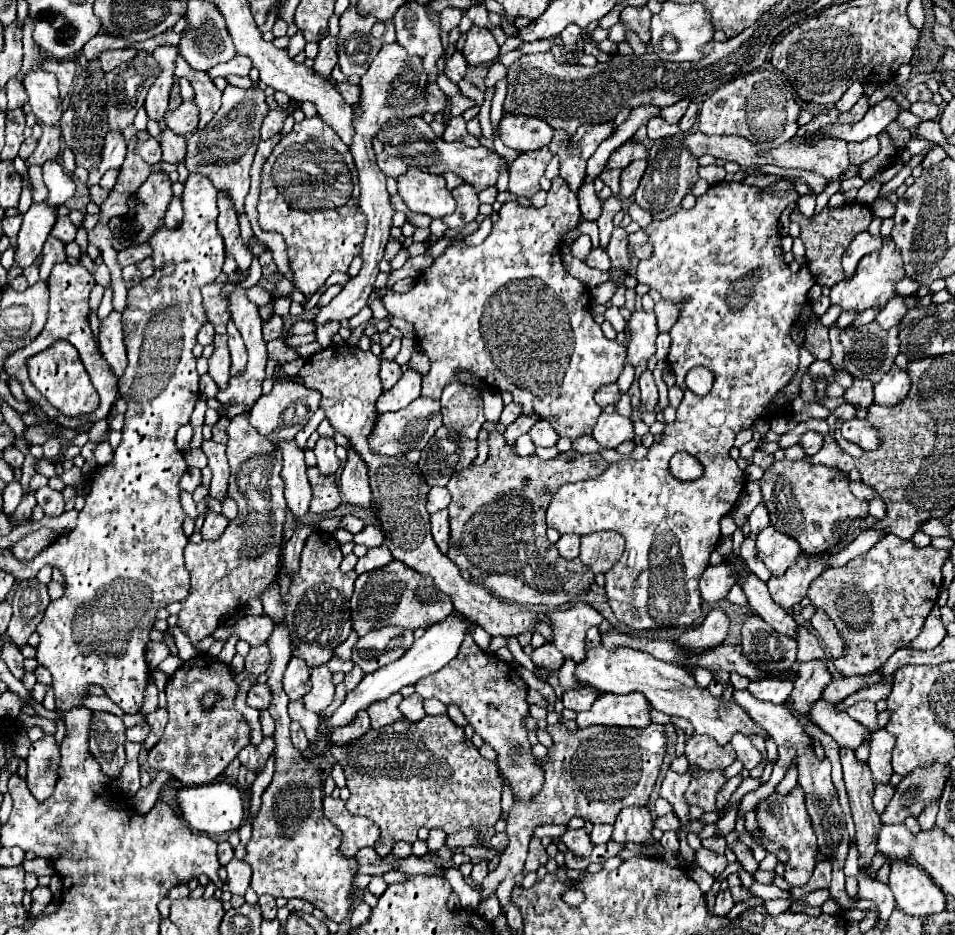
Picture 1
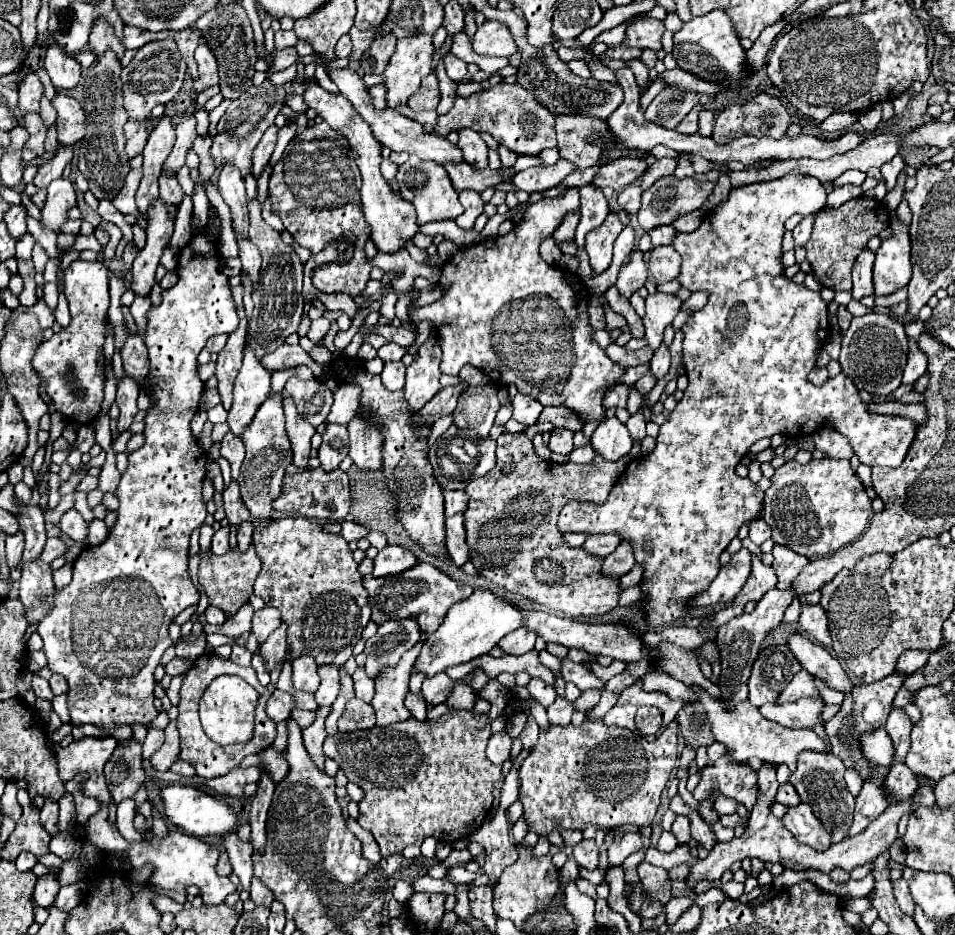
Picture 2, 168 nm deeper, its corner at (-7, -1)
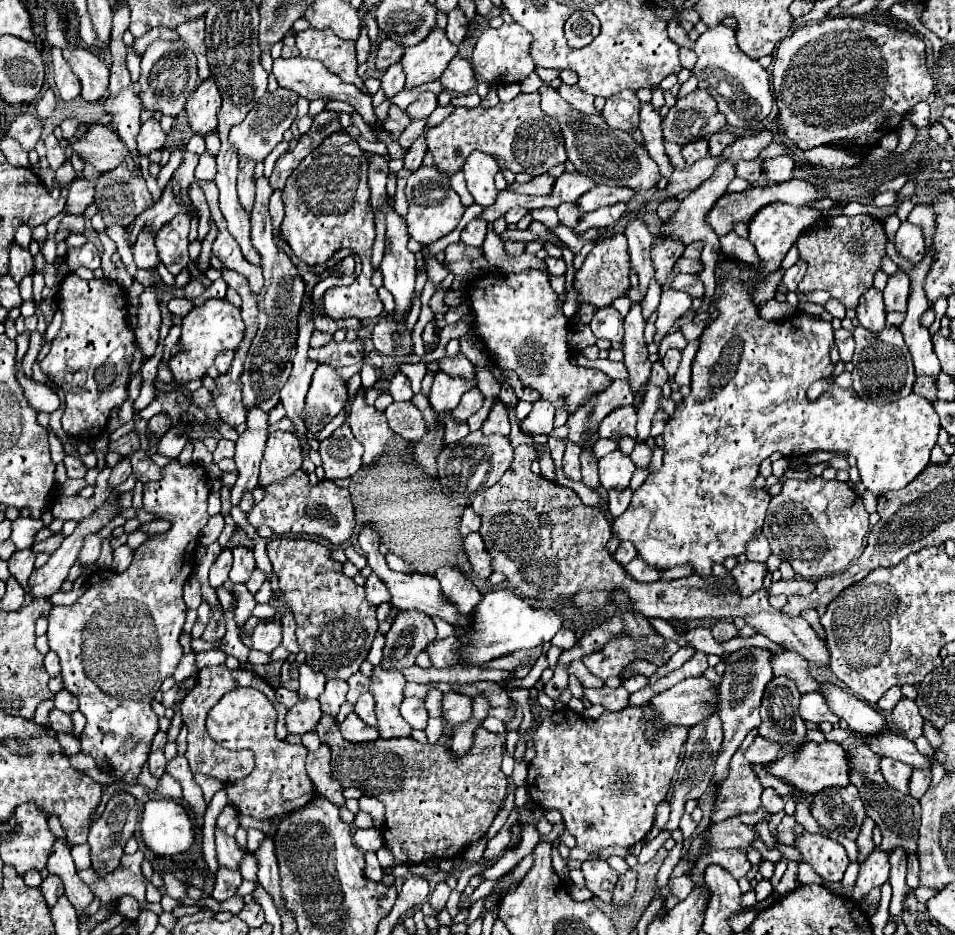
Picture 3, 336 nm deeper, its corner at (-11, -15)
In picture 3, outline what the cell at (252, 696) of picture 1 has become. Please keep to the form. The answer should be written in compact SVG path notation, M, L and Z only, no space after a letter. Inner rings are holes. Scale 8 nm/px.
M298 701L286 713L286 729L288 733L298 733L298 735L314 731L320 715L322 711L318 701Z

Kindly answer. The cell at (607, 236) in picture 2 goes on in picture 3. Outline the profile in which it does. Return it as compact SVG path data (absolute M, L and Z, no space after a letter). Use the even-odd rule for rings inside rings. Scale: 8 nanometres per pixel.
M616 233L612 237L604 237L596 241L592 251L586 255L586 261L582 269L576 273L574 285L580 291L578 303L592 303L594 307L608 307L616 297L624 295L630 289L630 259L628 259L628 243L622 233Z

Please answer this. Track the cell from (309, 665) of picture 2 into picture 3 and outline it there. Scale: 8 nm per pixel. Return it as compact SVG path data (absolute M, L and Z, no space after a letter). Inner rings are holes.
M302 663L298 667L300 671L300 687L298 687L298 695L300 695L300 701L304 699L318 699L324 691L324 683L326 683L326 677L318 671L312 671L306 663Z

